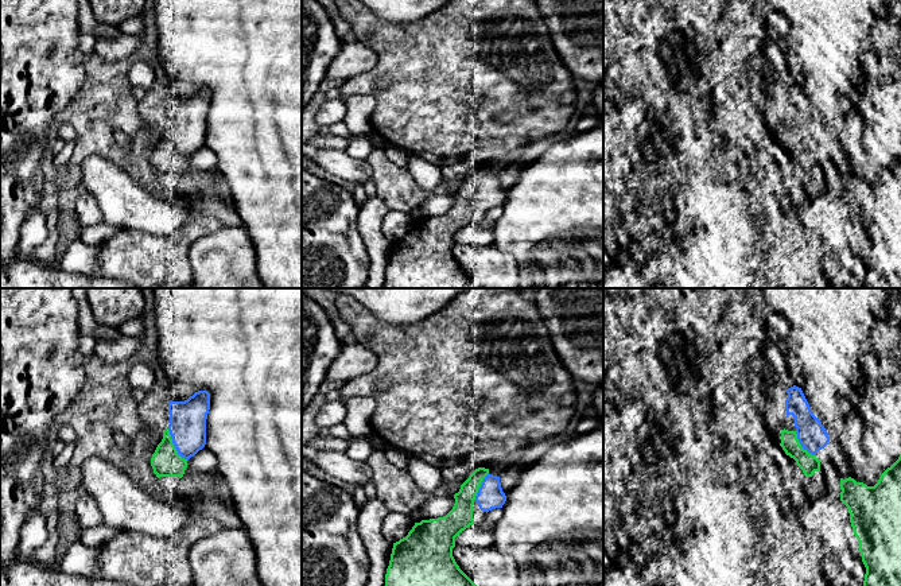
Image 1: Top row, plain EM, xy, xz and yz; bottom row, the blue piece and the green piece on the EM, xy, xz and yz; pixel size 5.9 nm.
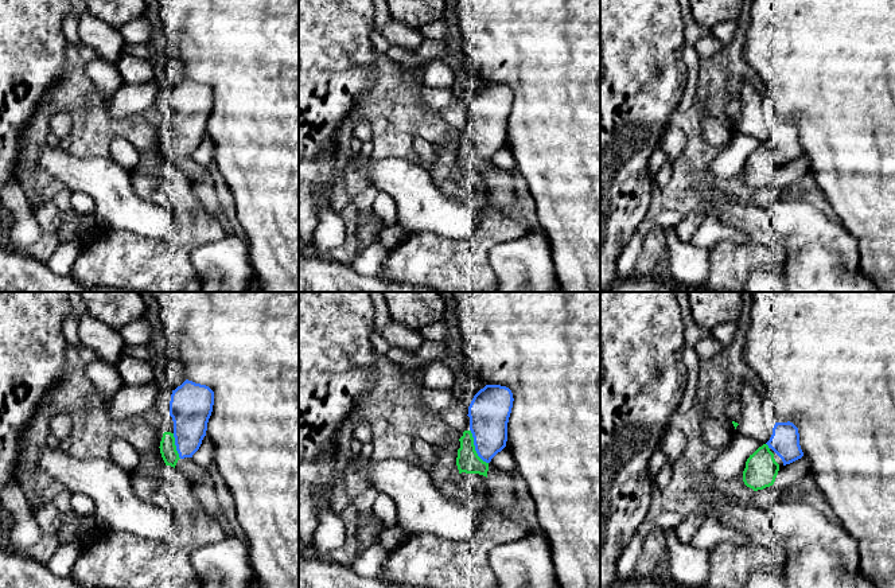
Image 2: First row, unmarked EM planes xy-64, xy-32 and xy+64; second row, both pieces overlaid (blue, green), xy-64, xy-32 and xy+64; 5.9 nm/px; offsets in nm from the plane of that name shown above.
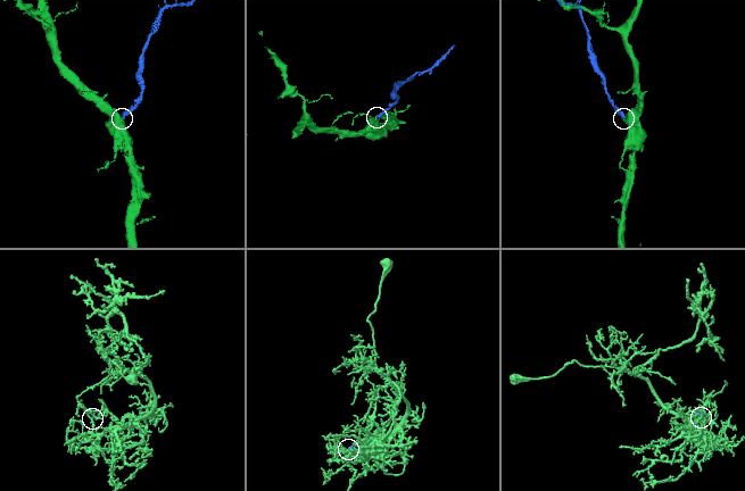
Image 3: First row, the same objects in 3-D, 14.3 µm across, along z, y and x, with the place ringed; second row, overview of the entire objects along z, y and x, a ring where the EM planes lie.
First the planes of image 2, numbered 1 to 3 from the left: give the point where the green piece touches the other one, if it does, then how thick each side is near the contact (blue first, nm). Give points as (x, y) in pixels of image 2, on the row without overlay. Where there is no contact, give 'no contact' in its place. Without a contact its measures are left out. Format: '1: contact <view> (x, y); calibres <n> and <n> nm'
1: contact xy-64 (175, 143); calibres 260 and 100 nm
2: contact xy-32 (475, 145); calibres 240 and 140 nm
3: contact xy+64 (767, 143); calibres 180 and 190 nm

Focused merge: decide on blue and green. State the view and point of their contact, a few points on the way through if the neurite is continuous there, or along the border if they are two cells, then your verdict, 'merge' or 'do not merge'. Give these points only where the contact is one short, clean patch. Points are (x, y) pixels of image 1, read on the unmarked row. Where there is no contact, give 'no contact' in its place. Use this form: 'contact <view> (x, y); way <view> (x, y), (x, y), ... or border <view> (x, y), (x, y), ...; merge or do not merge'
contact xy (174, 143); merge

